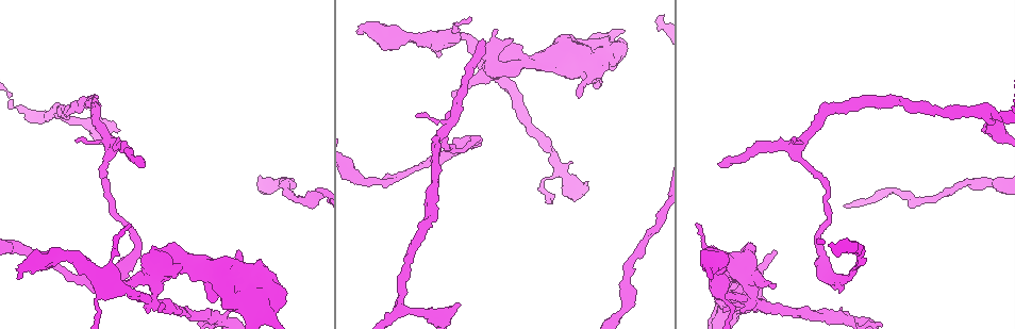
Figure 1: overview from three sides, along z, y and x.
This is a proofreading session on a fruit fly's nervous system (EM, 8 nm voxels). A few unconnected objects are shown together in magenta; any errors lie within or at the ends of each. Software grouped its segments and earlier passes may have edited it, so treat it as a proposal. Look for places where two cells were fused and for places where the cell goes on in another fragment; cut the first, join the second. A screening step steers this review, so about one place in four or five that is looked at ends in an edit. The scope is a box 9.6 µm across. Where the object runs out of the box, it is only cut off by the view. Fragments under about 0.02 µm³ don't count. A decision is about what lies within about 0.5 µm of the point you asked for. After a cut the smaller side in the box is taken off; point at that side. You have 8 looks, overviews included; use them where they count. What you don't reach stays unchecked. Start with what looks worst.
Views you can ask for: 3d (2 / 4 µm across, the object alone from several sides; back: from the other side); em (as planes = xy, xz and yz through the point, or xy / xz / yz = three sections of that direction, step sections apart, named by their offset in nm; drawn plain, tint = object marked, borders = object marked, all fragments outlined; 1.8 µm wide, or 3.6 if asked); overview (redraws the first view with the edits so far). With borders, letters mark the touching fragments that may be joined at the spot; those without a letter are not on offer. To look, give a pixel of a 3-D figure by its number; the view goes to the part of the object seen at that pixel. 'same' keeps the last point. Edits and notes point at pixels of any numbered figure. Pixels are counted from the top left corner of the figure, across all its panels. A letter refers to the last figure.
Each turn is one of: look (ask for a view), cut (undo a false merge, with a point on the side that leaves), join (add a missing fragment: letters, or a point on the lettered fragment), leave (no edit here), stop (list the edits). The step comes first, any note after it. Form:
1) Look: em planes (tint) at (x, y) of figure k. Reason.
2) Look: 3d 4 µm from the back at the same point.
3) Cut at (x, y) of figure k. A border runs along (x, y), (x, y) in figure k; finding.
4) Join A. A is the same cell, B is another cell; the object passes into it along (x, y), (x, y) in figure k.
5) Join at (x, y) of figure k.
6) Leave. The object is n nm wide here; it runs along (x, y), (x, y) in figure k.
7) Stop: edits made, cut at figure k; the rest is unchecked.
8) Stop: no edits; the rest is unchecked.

Look: 3d 2 µm at (18, 277) of figure 1. Free end.

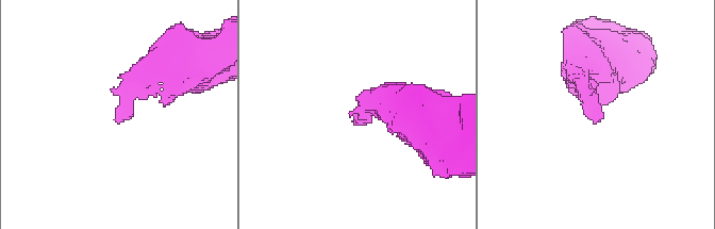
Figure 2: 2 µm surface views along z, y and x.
Look: em planes (borders) at (115, 115) of figure 2.

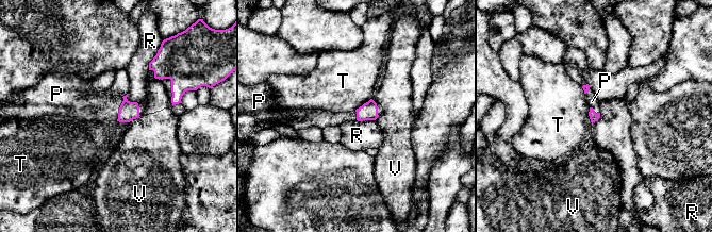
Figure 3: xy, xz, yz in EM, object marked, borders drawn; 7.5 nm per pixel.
Join P. P is the same cell, R, T and V are other cells; the cell continues.

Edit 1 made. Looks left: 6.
Look: overview. Redraw.

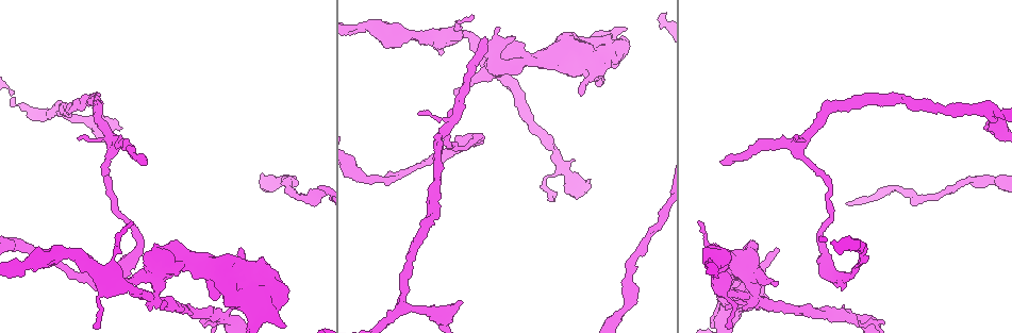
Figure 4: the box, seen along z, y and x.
Look: em planes (borders) at (752, 299) of figure 4. Sharp bend.

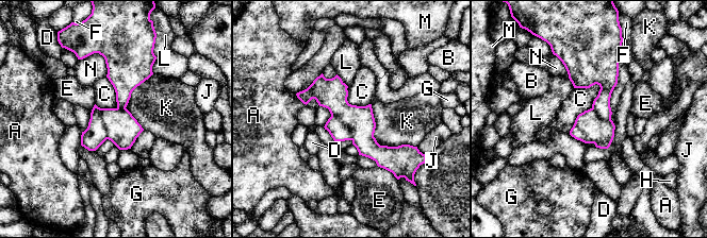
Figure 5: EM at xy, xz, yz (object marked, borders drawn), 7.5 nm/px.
Cut at (122, 129) of figure 5. The object is 260 nm wide here; A, B, C, D, E, F, G, H, J, K, L, M and N are other cells; a border runs along (92, 111), (99, 114), (108, 138) in figure 5; a second cell is stuck on.

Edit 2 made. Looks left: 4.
Look: overview. See it whole again.

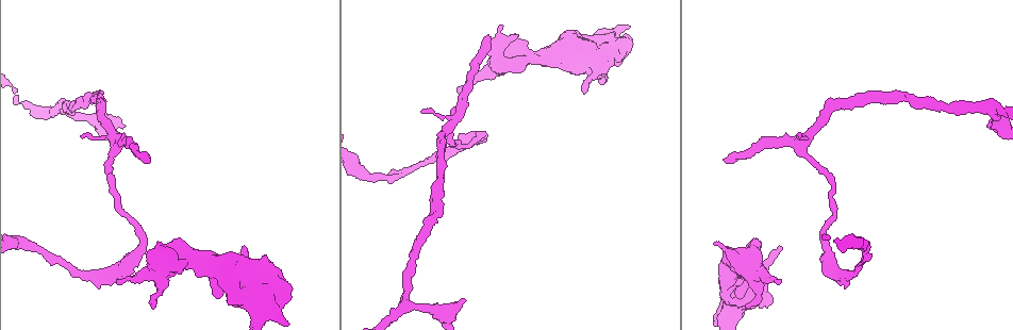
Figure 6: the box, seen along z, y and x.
Look: em yz step 4 (tint) at (724, 159) of figure 6. Free end.

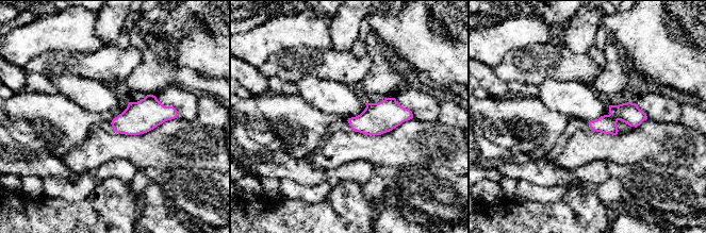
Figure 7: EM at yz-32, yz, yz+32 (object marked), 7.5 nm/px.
Look: em planes (tint) at the same point. Another direction.

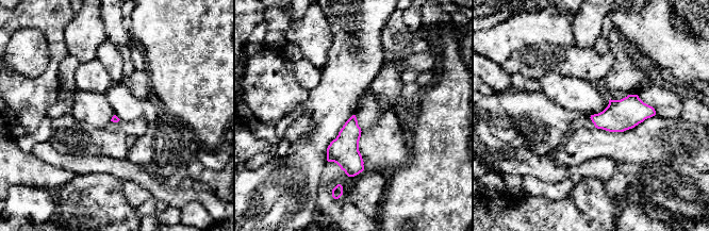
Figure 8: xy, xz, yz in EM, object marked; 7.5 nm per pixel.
Look: em planes (borders) at the same point.

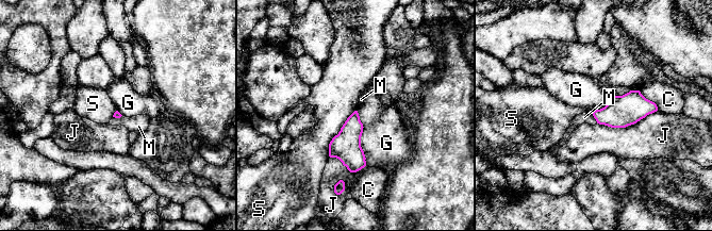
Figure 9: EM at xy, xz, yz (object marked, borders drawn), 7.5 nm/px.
Join M. M is the same cell, C, G, J and S are other cells; it goes on there.

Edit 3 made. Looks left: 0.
Stop: edits made, join at figure 3, cut at figure 5, join at figure 9; the rest is unchecked.

